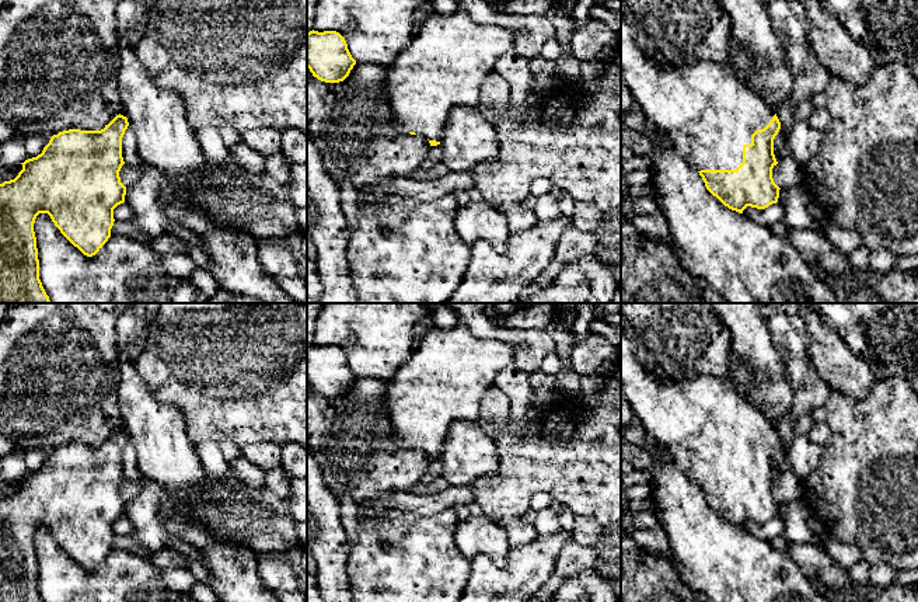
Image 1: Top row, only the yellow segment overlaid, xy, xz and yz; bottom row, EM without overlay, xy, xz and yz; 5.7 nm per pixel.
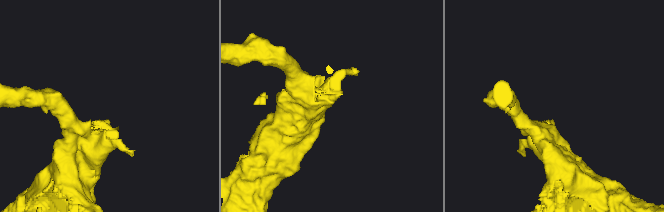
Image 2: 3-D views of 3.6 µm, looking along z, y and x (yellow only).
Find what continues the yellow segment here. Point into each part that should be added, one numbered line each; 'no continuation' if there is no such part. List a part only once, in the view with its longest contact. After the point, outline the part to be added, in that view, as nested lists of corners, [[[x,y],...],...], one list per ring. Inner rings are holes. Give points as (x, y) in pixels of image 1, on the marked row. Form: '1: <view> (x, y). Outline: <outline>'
1: yz (707, 112). Outline: [[[621,6],[621,72],[646,118],[697,171],[736,170],[743,146],[775,112],[712,60],[663,65],[636,45],[635,14]]]

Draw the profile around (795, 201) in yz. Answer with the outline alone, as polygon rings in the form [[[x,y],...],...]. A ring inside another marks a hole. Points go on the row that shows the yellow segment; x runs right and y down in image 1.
[[[804,187],[781,188],[778,202],[785,208],[782,222],[790,229],[813,230],[821,226],[831,243],[844,254],[851,254],[861,246],[861,239],[855,232],[838,227],[827,216],[814,218],[809,213],[810,196]]]

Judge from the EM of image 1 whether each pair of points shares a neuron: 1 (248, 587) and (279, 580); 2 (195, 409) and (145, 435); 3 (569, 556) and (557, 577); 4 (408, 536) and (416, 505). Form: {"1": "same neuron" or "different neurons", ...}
{"1": "different neurons", "2": "different neurons", "3": "same neuron", "4": "different neurons"}

